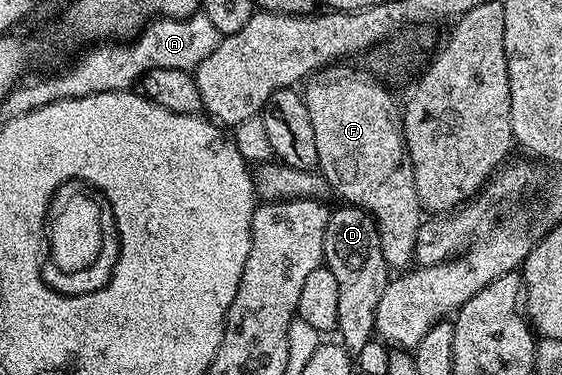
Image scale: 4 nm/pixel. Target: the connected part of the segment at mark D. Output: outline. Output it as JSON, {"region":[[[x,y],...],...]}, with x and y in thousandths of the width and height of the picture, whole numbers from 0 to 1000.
{"region":[[[596,549],[589,560],[577,611],[573,688],[591,739],[598,739],[598,771],[605,779],[598,835],[600,901],[617,936],[635,941],[667,901],[669,813],[676,813],[676,792],[690,752],[690,707],[683,696],[676,621],[664,579],[639,552],[601,549],[609,552]]]}

